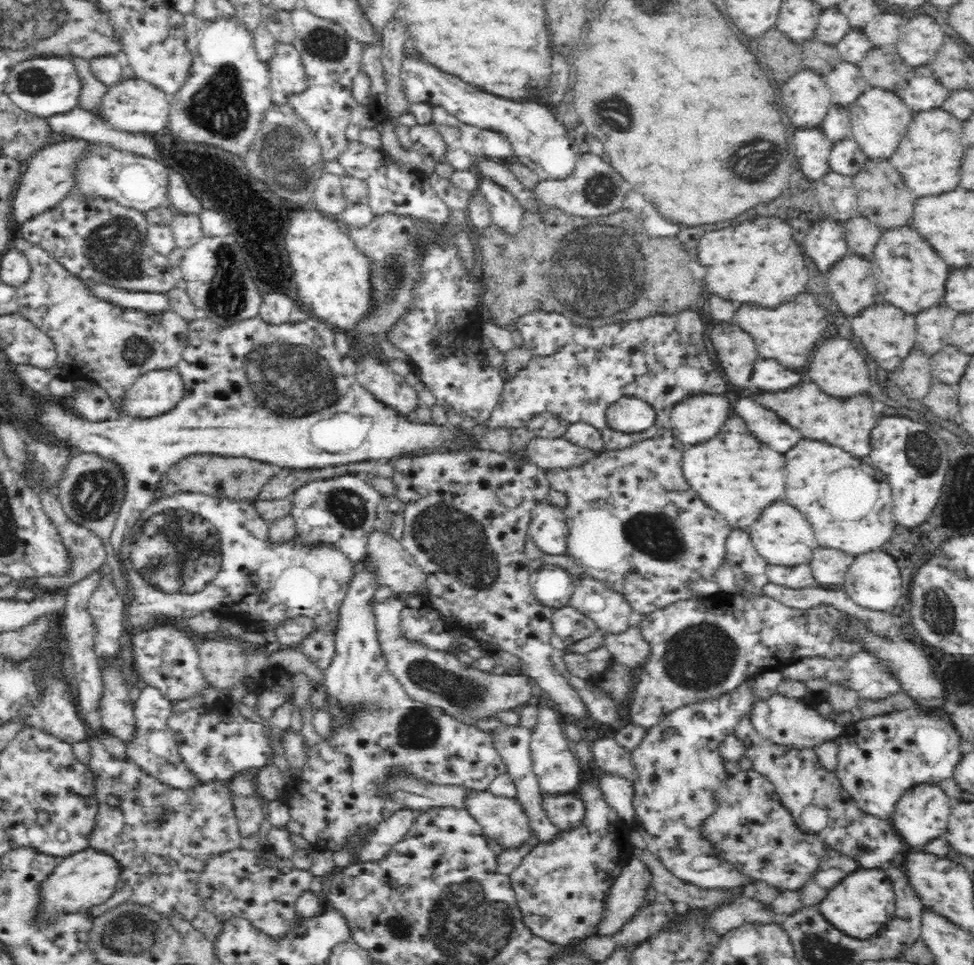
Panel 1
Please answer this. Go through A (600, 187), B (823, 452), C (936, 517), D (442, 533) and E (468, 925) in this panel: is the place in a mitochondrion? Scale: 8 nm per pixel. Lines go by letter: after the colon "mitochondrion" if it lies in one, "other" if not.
A: mitochondrion
B: other
C: other
D: mitochondrion
E: mitochondrion

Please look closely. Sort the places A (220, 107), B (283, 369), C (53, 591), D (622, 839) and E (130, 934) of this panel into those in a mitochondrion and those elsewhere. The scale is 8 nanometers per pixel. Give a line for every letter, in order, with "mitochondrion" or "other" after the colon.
A: mitochondrion
B: mitochondrion
C: other
D: other
E: mitochondrion

